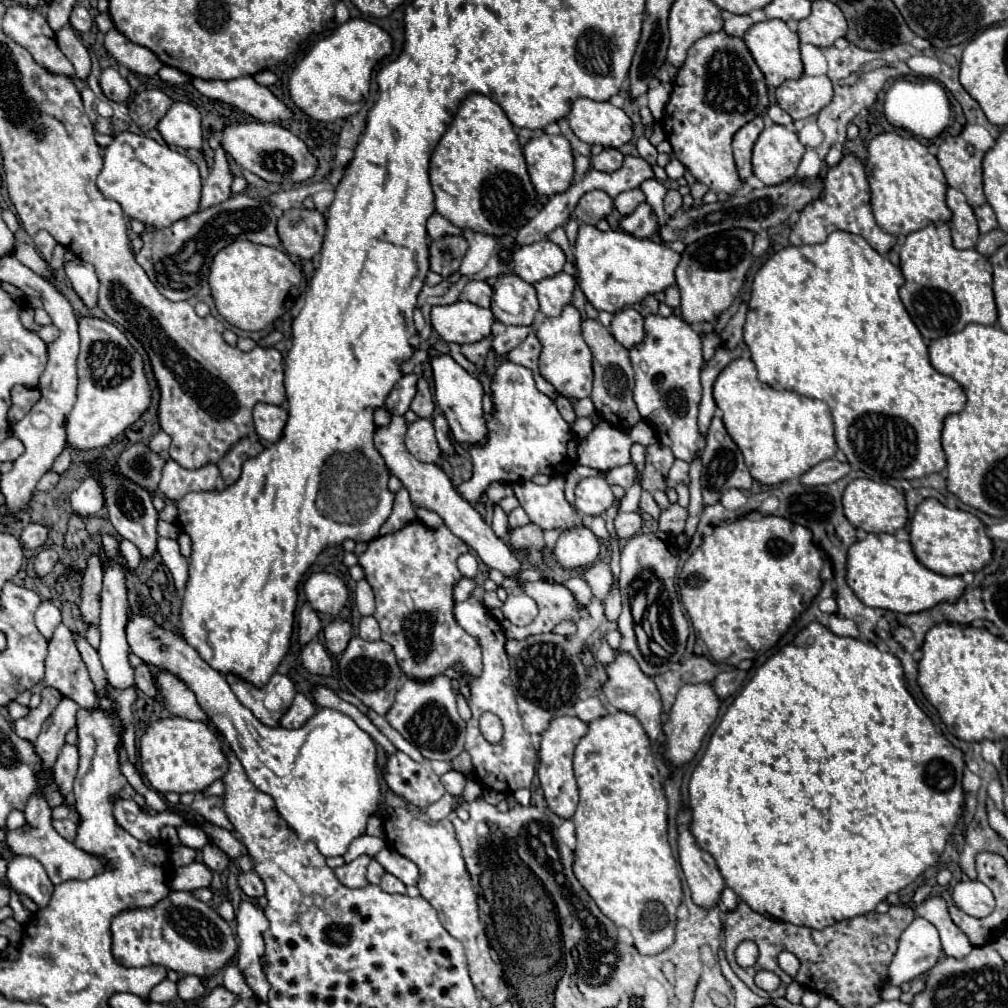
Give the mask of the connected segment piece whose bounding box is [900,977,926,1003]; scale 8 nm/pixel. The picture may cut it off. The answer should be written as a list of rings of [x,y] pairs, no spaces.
[[[916,977],[912,983],[910,983],[912,987],[910,987],[910,991],[908,993],[902,993],[902,997],[900,997],[900,1001],[906,1001],[906,1003],[910,1003],[916,995],[920,995],[922,991],[924,991],[924,987],[926,987],[926,979],[922,979],[922,977]]]

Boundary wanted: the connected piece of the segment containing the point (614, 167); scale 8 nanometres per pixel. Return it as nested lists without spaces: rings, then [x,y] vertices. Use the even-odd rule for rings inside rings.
[[[604,149],[600,155],[592,157],[592,167],[596,171],[604,171],[604,173],[614,173],[622,167],[624,163],[624,155],[618,149]]]

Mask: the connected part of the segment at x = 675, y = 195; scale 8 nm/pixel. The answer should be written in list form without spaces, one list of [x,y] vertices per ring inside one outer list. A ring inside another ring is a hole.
[[[668,191],[666,199],[664,199],[664,211],[666,215],[674,215],[678,209],[682,207],[682,195],[678,191]]]

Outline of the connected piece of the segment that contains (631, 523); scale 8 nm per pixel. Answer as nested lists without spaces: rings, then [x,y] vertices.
[[[618,513],[614,519],[614,527],[620,539],[630,539],[640,531],[642,517],[638,513]]]

